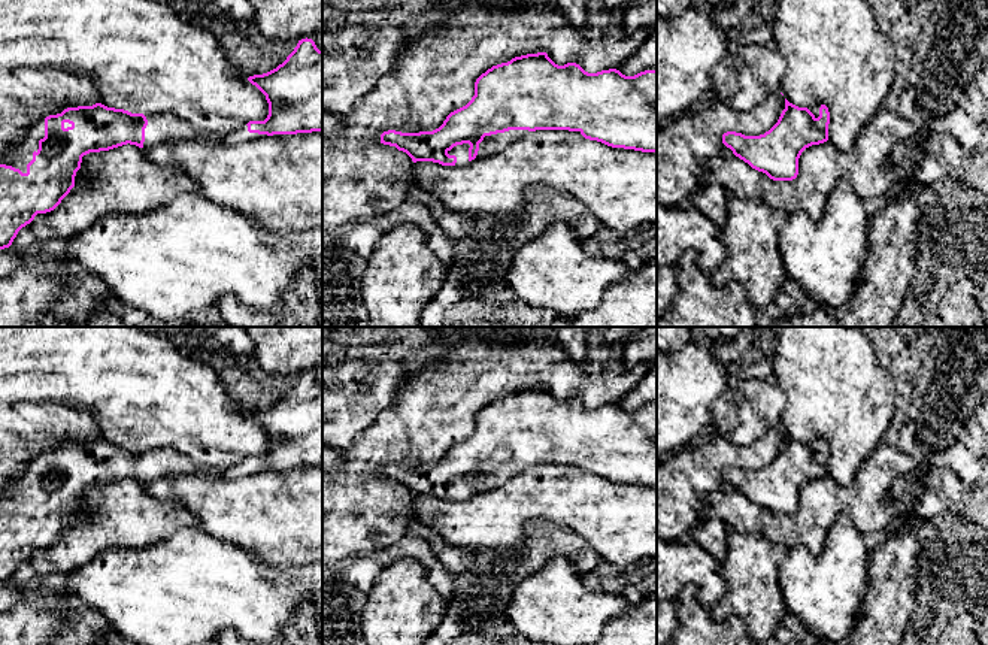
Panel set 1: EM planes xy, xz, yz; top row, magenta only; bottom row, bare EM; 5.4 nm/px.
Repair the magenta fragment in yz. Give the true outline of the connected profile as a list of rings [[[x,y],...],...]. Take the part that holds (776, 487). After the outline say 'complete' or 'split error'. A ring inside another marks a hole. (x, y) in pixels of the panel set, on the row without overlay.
[[[785,433],[778,457],[764,469],[722,469],[722,478],[752,503],[773,515],[792,515],[798,509],[801,487],[828,475],[830,446],[822,437],[798,442]]]; split error

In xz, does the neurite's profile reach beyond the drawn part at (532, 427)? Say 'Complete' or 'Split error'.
Split error

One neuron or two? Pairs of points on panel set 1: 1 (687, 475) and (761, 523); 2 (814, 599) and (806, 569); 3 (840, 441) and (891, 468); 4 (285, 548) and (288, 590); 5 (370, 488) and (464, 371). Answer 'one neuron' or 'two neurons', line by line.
1: two neurons
2: one neuron
3: two neurons
4: two neurons
5: one neuron

